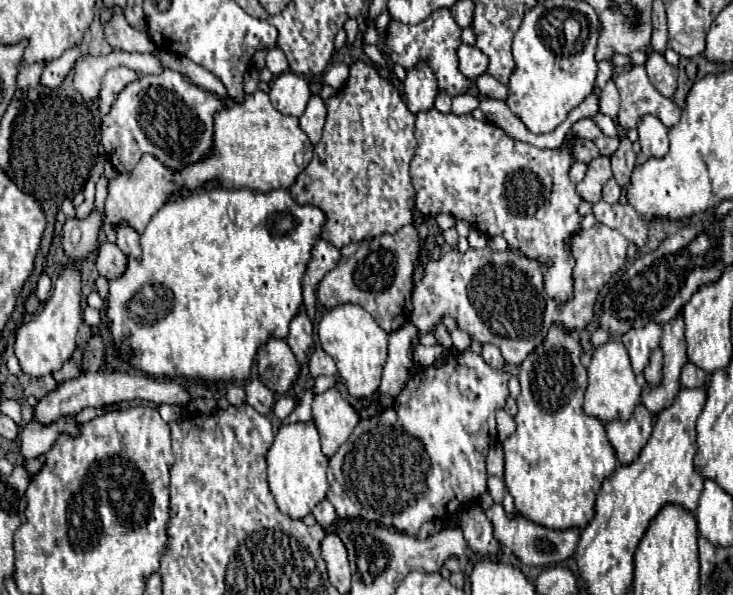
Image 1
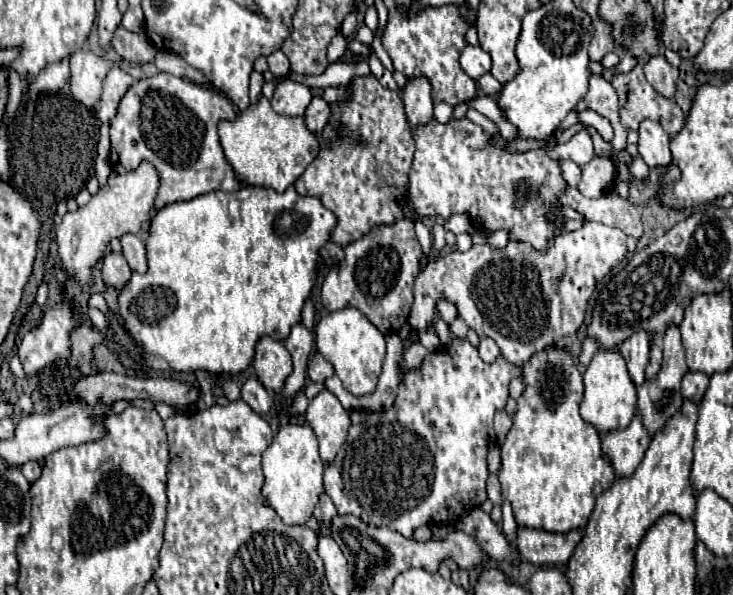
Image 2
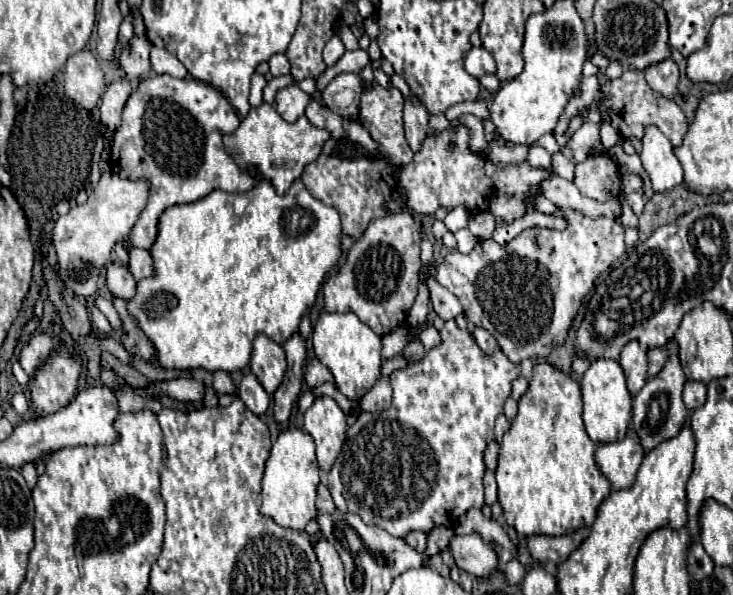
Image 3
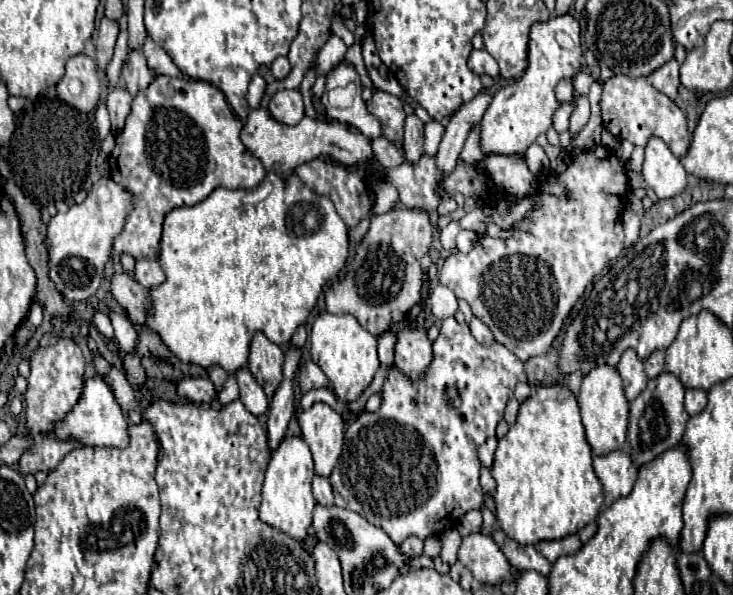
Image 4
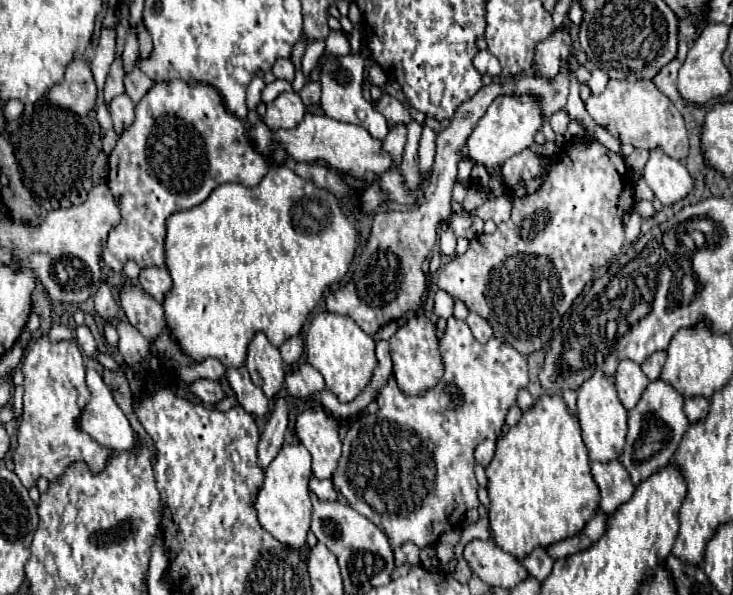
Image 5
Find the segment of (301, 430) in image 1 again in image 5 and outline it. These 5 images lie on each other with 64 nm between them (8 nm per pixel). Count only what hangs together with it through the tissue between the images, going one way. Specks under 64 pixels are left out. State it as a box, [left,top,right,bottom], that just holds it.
[256,444,312,550]

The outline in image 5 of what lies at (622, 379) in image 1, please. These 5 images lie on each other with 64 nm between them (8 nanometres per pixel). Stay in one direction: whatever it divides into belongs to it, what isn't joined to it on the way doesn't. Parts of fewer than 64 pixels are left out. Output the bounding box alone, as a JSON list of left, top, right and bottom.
[578,372,626,462]

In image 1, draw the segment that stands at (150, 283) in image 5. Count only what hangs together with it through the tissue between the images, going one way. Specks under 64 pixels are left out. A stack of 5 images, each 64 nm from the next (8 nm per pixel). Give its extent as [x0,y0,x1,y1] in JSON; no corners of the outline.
[116,224,140,258]

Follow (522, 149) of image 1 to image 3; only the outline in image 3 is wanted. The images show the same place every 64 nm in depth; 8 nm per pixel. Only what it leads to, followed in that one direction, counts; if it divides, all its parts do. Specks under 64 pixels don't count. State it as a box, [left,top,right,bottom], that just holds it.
[398,124,554,226]

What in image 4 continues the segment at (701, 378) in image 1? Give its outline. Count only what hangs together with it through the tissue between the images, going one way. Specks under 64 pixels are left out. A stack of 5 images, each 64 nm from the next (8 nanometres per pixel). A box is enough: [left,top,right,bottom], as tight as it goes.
[684,388,706,416]

